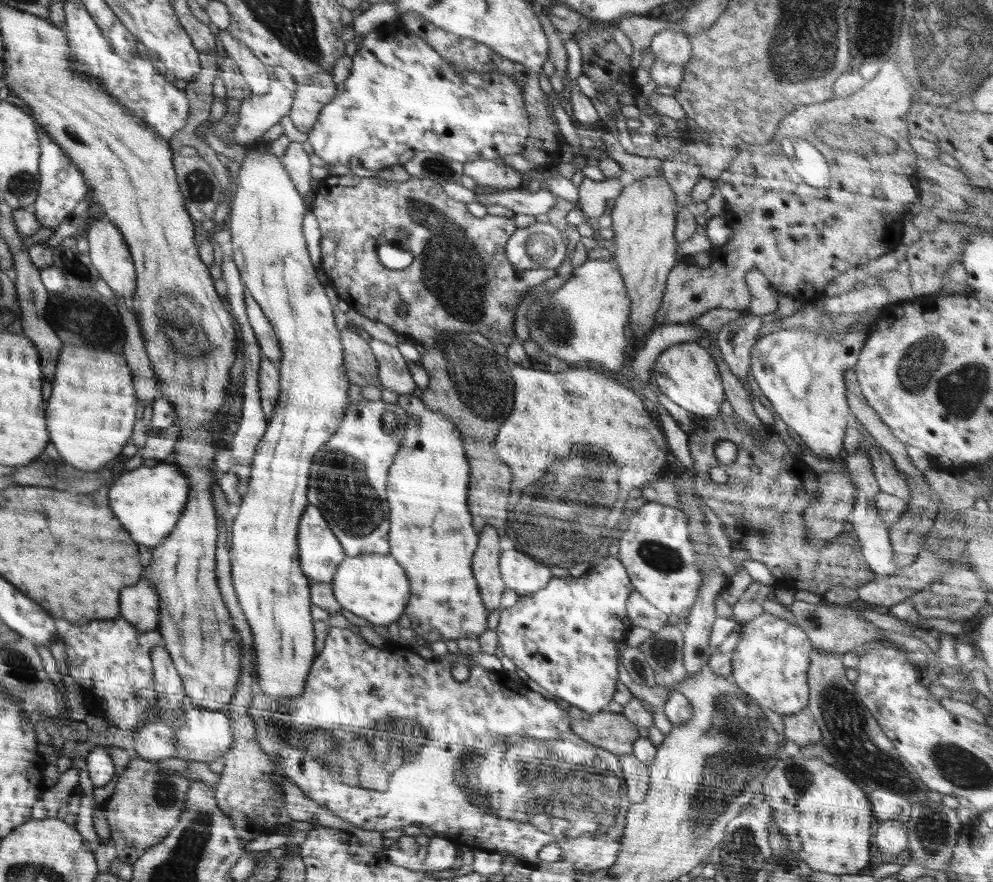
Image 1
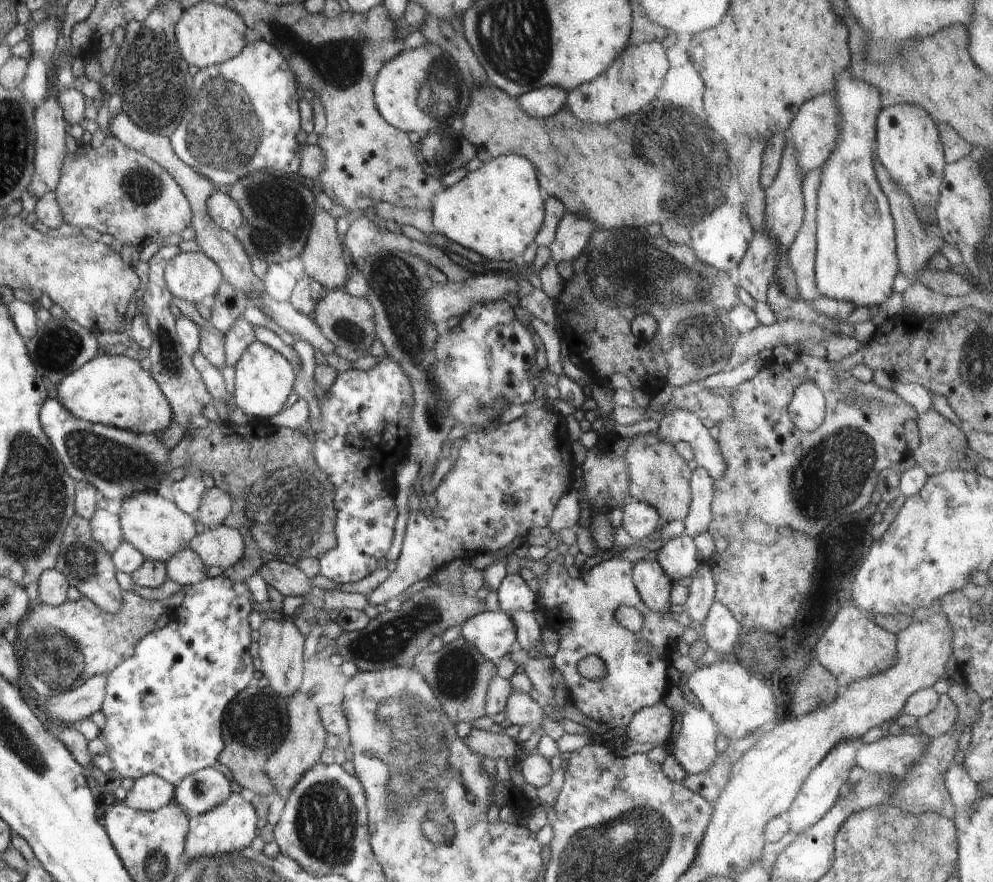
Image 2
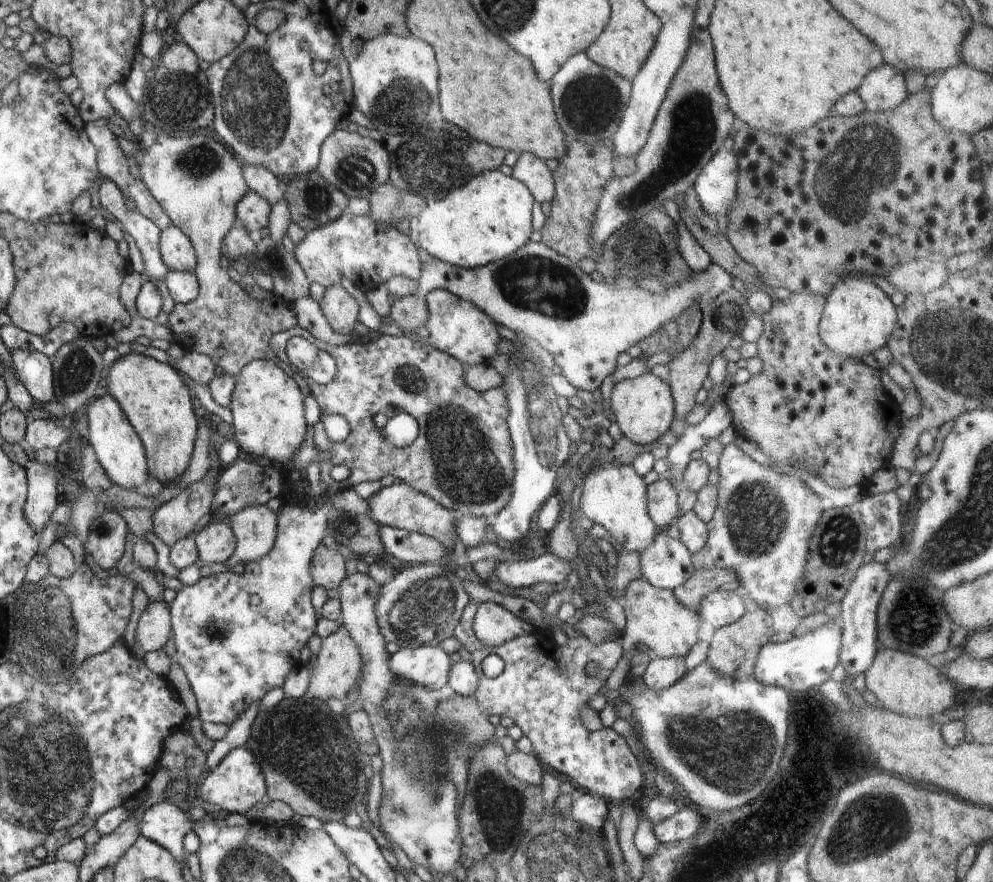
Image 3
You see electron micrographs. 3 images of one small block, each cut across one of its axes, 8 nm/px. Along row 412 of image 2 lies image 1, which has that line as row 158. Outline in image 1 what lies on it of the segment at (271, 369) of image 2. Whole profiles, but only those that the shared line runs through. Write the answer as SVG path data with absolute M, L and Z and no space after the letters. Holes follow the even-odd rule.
M260 138L247 149L226 228L232 236L232 260L238 267L245 287L273 326L282 348L282 360L277 364L280 377L278 400L273 415L267 421L265 433L257 444L249 481L243 487L240 510L232 525L232 547L229 553L236 598L246 615L256 651L258 683L254 682L254 688L256 692L274 700L274 704L278 704L276 708L280 708L284 702L302 696L309 670L317 656L314 651L316 630L310 615L310 583L300 570L297 532L302 513L308 505L308 476L312 456L338 430L341 418L351 405L347 395L350 382L344 368L345 352L340 333L334 323L333 305L324 291L324 285L318 280L317 268L312 265L306 249L302 224L307 206L303 195L295 189L280 158L270 153L270 143Z

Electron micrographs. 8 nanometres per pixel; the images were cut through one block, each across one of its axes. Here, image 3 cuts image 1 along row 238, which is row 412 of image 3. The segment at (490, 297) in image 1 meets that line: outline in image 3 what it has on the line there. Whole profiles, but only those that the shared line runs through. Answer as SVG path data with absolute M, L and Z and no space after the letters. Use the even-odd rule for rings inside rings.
M299 325L274 333L269 340L272 352L287 360L285 348L292 337L302 337L333 356L337 364L336 376L328 384L321 385L307 380L311 394L320 405L321 419L313 425L314 442L319 451L330 452L329 461L320 462L322 482L328 486L328 492L337 493L353 489L363 482L380 481L384 476L394 476L404 481L414 490L423 492L441 504L444 508L461 515L477 516L493 521L511 499L513 478L515 475L514 449L508 428L509 406L502 387L487 391L474 390L465 381L463 364L453 356L434 348L425 340L413 341L404 335L380 334L367 343L354 341L342 346L332 346L314 338ZM384 411L404 411L412 415L419 426L418 436L409 447L388 446L381 429L374 425L374 416ZM340 414L350 425L350 434L341 443L332 442L325 433L323 418ZM344 464L350 470L350 476L343 481L336 481L330 471L336 465Z

